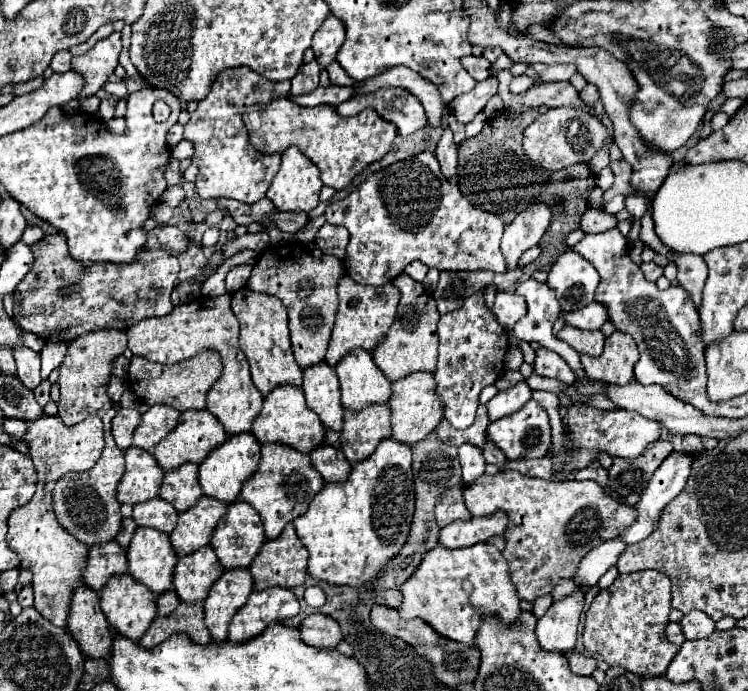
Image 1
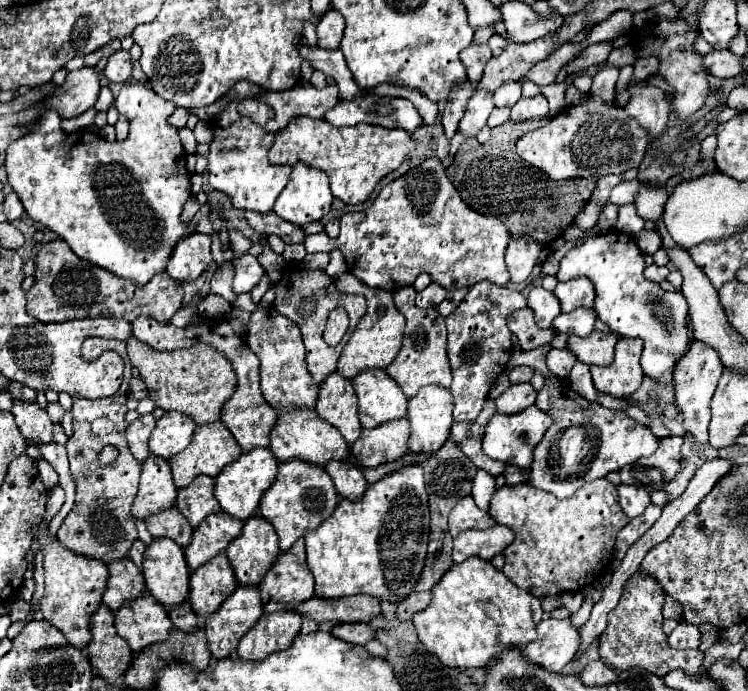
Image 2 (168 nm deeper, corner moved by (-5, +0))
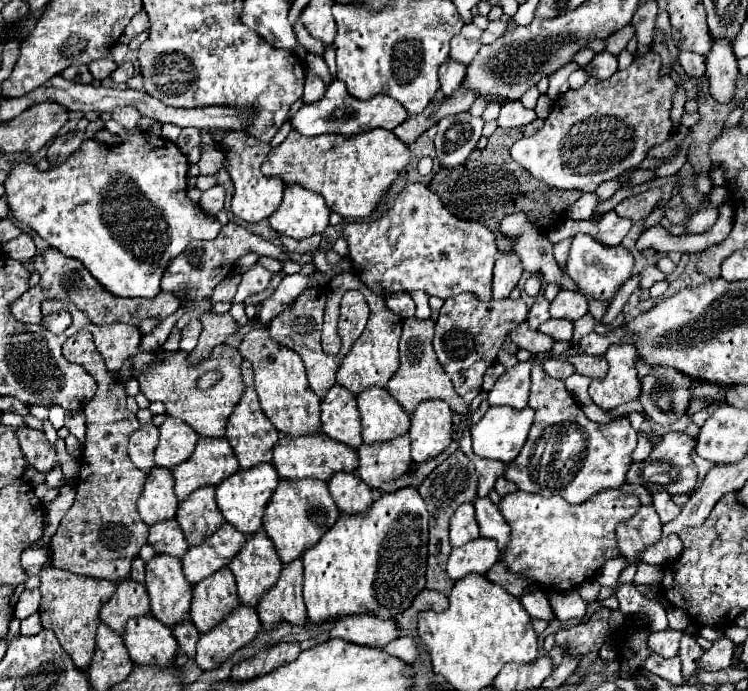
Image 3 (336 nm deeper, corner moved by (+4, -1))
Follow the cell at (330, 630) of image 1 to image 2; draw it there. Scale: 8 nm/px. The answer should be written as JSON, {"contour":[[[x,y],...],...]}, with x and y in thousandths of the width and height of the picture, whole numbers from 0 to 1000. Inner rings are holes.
{"contour":[[[451,900],[445,909],[443,909],[443,918],[453,926],[461,926],[467,932],[491,932],[493,926],[499,926],[499,912],[485,903],[485,900],[477,900],[477,903],[461,903],[461,900]]]}

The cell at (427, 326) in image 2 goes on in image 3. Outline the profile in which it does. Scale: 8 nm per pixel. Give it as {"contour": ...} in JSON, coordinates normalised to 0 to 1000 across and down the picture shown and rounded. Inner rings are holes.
{"contour":[[[556,459],[543,462],[540,465],[540,482],[535,491],[535,534],[529,537],[529,543],[519,551],[519,569],[537,586],[537,592],[551,601],[553,592],[572,577],[591,577],[602,586],[604,595],[615,598],[615,601],[626,601],[628,586],[618,583],[615,572],[607,566],[607,557],[602,551],[602,546],[596,543],[596,537],[591,534],[591,528],[586,525],[580,505],[578,505],[578,488],[580,488],[580,467],[572,465],[559,465]]]}

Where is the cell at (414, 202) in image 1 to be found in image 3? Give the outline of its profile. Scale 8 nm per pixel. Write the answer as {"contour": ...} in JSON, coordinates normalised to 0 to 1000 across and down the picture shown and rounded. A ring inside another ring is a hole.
{"contour":[[[548,265],[527,300],[495,323],[468,323],[460,331],[473,395],[503,427],[564,418],[572,427],[599,433],[612,424],[634,424],[644,436],[658,433],[658,386],[666,369],[660,337],[634,320],[618,320],[591,300],[591,291],[567,268]]]}

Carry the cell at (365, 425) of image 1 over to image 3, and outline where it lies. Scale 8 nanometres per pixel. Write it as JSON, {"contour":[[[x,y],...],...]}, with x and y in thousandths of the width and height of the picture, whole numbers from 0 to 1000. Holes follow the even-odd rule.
{"contour":[[[545,627],[503,644],[484,644],[479,650],[481,676],[476,679],[479,690],[497,708],[505,708],[511,699],[537,690],[551,670],[548,661],[548,632]]]}

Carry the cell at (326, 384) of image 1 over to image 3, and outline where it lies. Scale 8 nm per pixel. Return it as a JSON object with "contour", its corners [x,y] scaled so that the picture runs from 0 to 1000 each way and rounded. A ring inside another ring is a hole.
{"contour":[[[447,557],[430,577],[430,624],[471,650],[484,644],[484,618],[476,575],[455,557]]]}

